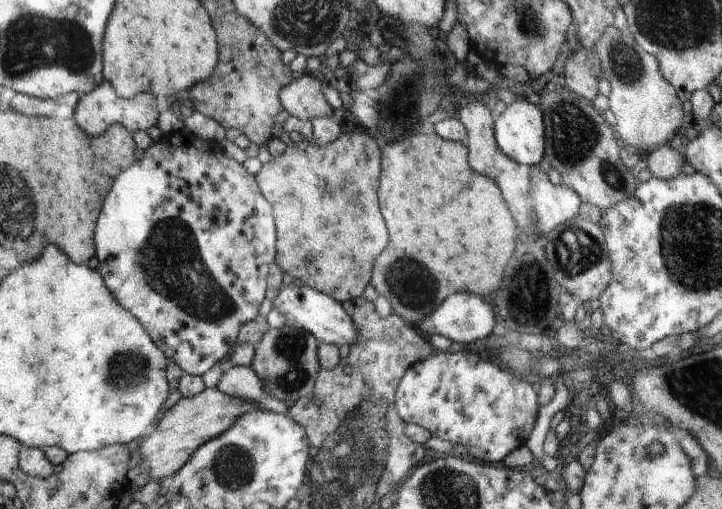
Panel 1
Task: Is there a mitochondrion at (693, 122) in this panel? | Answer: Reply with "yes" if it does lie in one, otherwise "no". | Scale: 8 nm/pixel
no

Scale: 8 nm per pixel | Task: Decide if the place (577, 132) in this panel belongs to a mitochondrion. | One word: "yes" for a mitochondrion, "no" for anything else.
yes

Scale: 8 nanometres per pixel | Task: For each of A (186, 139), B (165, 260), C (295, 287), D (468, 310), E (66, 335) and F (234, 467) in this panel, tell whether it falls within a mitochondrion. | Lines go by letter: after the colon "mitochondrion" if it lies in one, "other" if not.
A: other
B: mitochondrion
C: other
D: other
E: other
F: mitochondrion

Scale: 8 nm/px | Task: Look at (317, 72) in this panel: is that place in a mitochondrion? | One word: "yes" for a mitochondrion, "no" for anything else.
no

